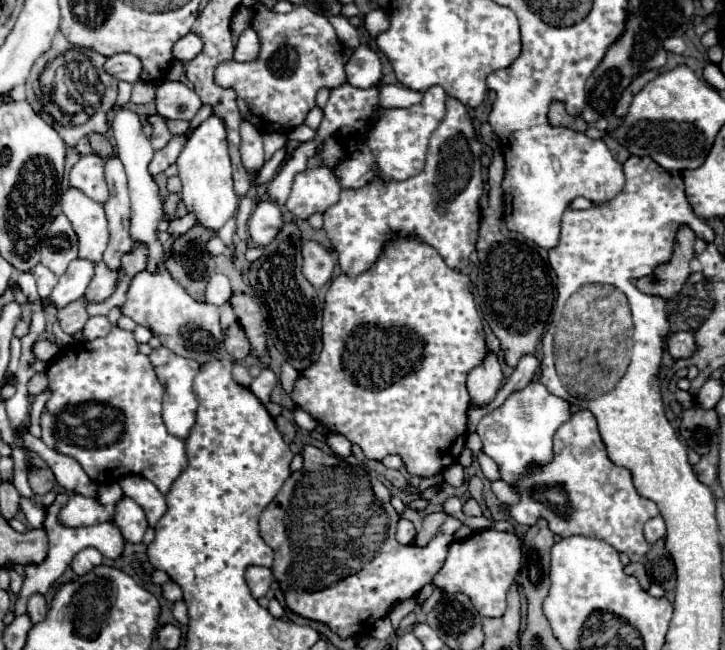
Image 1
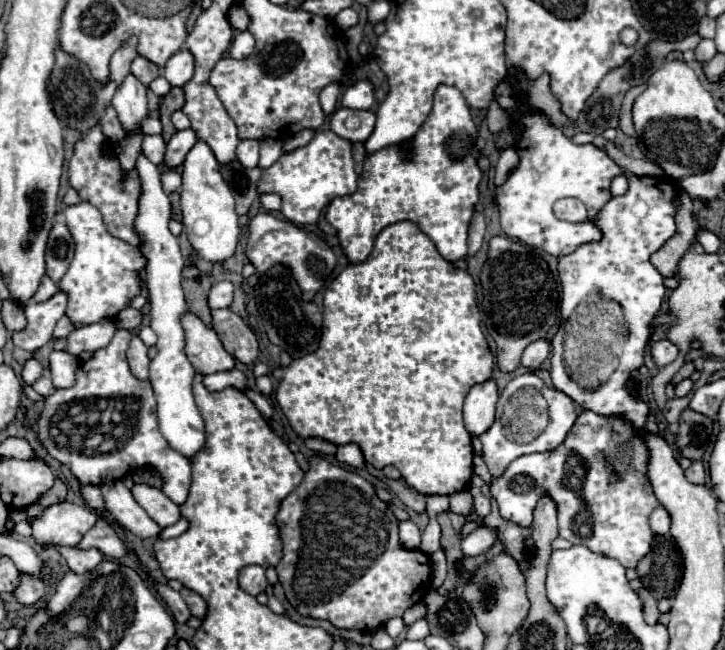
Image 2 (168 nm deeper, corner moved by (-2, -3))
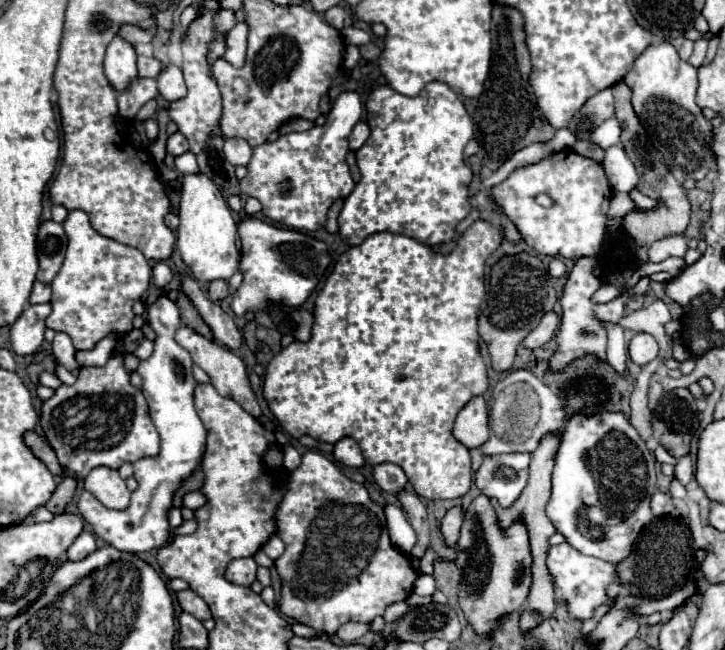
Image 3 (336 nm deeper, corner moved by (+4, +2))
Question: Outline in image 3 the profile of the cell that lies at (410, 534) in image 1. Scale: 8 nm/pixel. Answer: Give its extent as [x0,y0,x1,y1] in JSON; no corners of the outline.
[384,505,416,555]

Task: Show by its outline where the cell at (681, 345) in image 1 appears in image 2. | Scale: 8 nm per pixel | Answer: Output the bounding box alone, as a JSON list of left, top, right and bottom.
[652,340,678,368]

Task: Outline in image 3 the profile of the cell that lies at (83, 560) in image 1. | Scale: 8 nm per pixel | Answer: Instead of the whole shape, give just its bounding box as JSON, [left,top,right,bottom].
[68,531,96,561]

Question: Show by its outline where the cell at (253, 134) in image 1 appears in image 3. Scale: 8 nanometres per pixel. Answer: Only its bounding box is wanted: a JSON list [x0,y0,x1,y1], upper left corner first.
[222,137,252,167]

